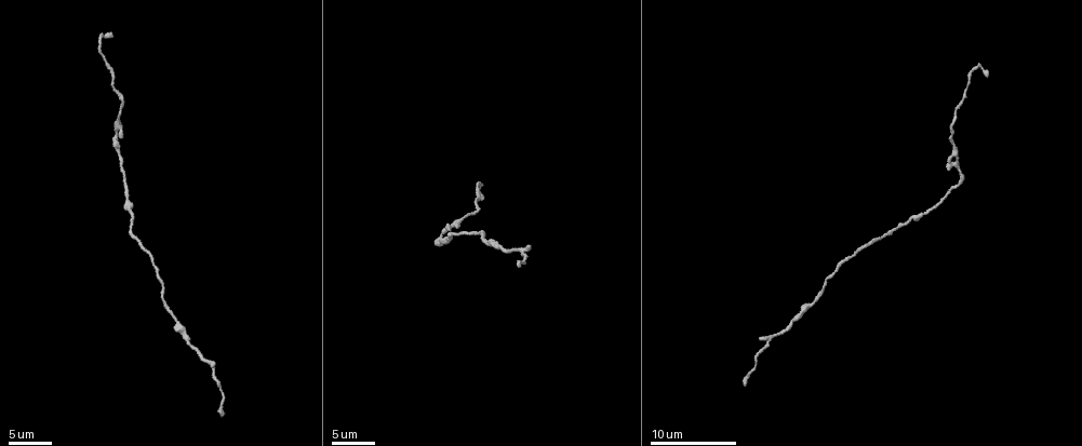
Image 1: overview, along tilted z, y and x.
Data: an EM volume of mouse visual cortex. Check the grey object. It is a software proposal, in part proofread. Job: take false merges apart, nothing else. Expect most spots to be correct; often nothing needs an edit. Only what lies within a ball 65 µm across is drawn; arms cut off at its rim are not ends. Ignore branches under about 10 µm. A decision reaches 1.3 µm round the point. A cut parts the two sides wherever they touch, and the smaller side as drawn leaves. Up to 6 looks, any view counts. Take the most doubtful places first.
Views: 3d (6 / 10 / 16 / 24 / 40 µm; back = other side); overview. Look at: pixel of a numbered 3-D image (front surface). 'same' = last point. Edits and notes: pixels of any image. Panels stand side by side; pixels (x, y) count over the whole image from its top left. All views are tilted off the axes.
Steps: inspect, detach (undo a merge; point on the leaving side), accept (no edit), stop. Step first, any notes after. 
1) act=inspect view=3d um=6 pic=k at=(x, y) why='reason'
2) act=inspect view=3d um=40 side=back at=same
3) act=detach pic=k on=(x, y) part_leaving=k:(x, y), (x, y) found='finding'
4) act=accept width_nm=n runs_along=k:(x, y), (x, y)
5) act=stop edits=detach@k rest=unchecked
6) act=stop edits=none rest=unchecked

act=inspect view=3d um=16 pic=1 at=(954, 164) why='two arms in line, one across'

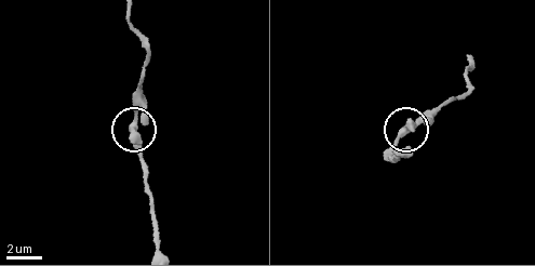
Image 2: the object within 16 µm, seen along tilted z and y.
act=accept width_nm=270 found='all the same neuron'

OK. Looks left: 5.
act=inspect view=3d um=16 pic=1 at=(188, 336) why='sudden change in width'

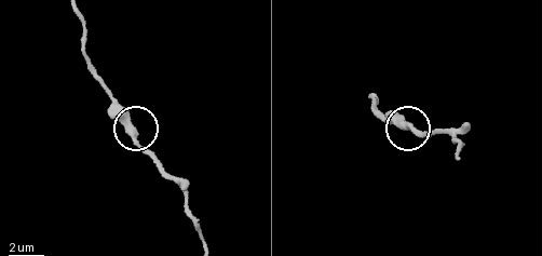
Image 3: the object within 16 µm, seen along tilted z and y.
act=inspect view=3d um=6 pic=3 at=(134, 134)

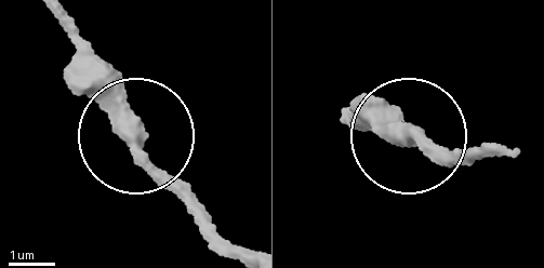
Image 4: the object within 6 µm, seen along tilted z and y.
act=accept runs_along=4:(74, 28), (120, 89), (154, 164), (184, 177), (204, 208) found='one neuron here'

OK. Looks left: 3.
act=inspect view=3d um=6 pic=1 at=(906, 220) why='calibre changes'

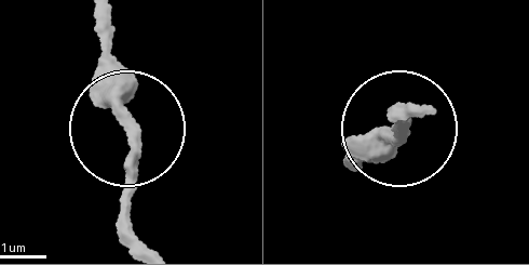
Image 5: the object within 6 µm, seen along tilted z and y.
act=inspect view=3d um=6 side=back pic=5 at=(130, 131)

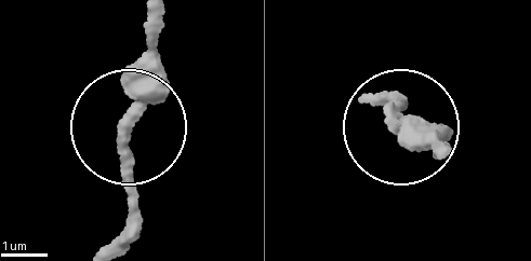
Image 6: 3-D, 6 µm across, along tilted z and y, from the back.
act=accept runs_along=6:(130, 194), (129, 149), (160, 23) found='all the same neuron'

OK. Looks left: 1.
act=stop edits=none rest=unchecked

